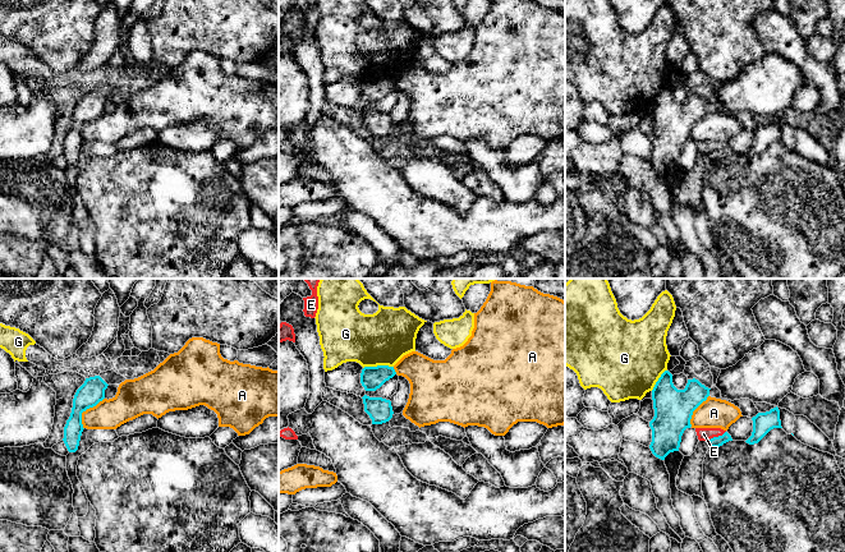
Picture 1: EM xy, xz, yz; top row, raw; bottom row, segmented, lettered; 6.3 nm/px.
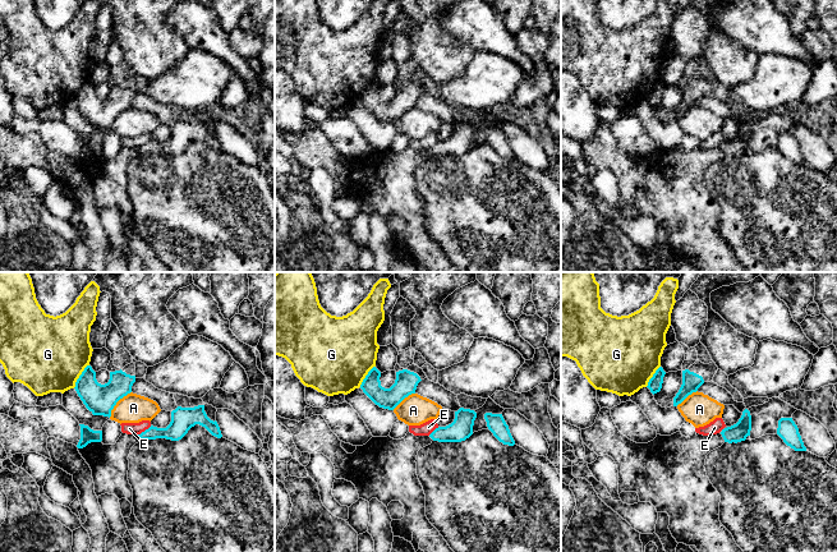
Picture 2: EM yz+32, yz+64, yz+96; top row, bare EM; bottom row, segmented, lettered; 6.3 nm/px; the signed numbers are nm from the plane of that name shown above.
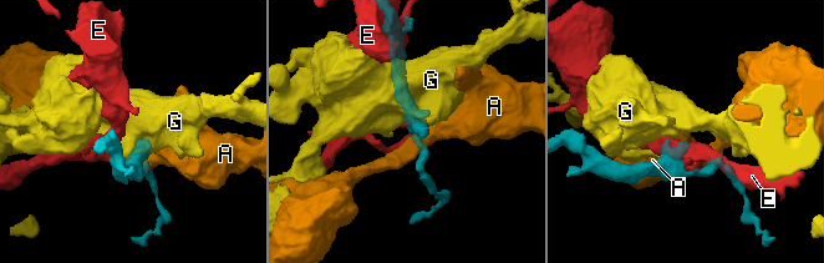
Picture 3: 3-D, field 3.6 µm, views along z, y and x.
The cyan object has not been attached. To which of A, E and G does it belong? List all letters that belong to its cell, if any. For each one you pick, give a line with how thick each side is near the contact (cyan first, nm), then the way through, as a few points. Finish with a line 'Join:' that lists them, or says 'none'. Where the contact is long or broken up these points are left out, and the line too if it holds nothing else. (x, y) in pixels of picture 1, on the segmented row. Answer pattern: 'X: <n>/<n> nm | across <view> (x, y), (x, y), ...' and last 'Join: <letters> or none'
Join: none

